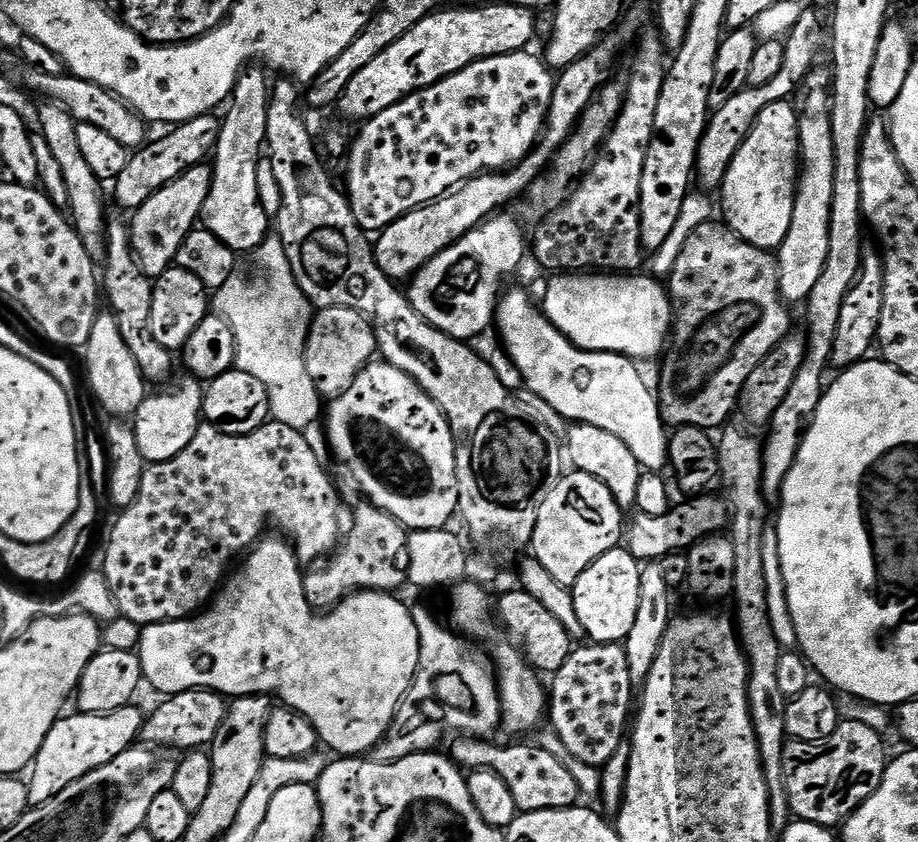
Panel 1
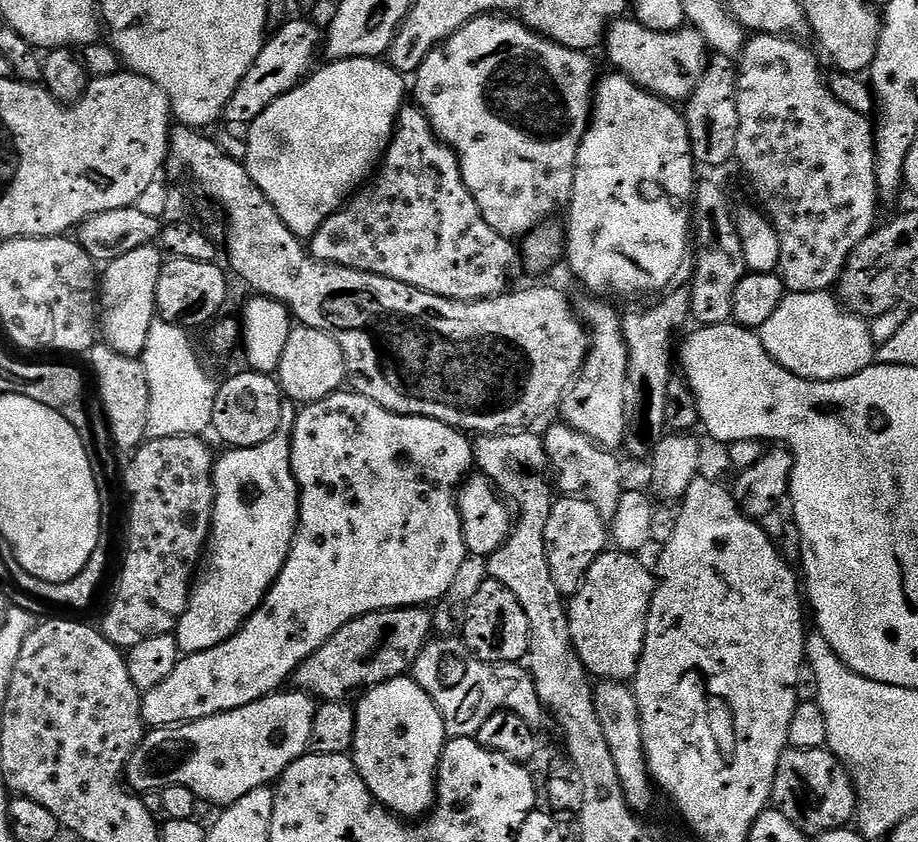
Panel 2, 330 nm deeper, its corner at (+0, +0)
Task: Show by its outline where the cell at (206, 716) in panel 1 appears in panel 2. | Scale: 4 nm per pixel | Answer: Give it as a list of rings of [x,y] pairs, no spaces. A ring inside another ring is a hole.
[[[424,606],[387,608],[359,616],[346,622],[338,634],[334,634],[296,667],[295,687],[320,702],[347,701],[351,692],[376,688],[387,680],[396,680],[411,673],[413,664],[432,635],[432,613]]]

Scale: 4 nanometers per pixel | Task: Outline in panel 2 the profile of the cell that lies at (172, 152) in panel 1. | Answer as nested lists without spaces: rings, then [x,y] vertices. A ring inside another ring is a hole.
[[[308,20],[286,21],[273,36],[271,33],[265,39],[258,58],[254,58],[250,70],[246,70],[246,78],[242,78],[242,82],[238,82],[238,90],[234,90],[230,102],[226,102],[226,110],[222,117],[223,123],[241,124],[241,126],[253,124],[258,118],[258,114],[262,114],[262,110],[266,110],[266,106],[270,106],[278,98],[282,98],[282,94],[294,90],[300,85],[300,81],[313,71],[314,65],[317,63],[317,61],[315,62],[316,52],[318,56],[321,48],[321,25],[319,28],[318,25],[311,24]]]

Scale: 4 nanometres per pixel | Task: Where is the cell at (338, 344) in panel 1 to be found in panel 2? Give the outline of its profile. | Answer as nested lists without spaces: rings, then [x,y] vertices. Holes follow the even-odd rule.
[[[296,326],[293,327],[290,338],[286,338],[286,346],[280,355],[280,363],[275,365],[274,375],[281,393],[291,403],[303,406],[341,391],[345,387],[348,371],[346,360],[342,358],[342,348],[338,342],[334,342],[334,338],[330,338],[330,334]]]

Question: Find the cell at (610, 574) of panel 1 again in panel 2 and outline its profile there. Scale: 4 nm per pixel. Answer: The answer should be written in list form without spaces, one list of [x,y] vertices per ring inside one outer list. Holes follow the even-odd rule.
[[[605,550],[596,559],[594,566],[590,566],[576,595],[566,604],[572,645],[576,648],[578,658],[584,663],[585,670],[600,680],[631,681],[635,677],[638,662],[642,658],[648,611],[652,605],[652,595],[656,589],[657,579],[653,569],[649,565],[647,568],[640,559],[639,555],[630,552]]]

